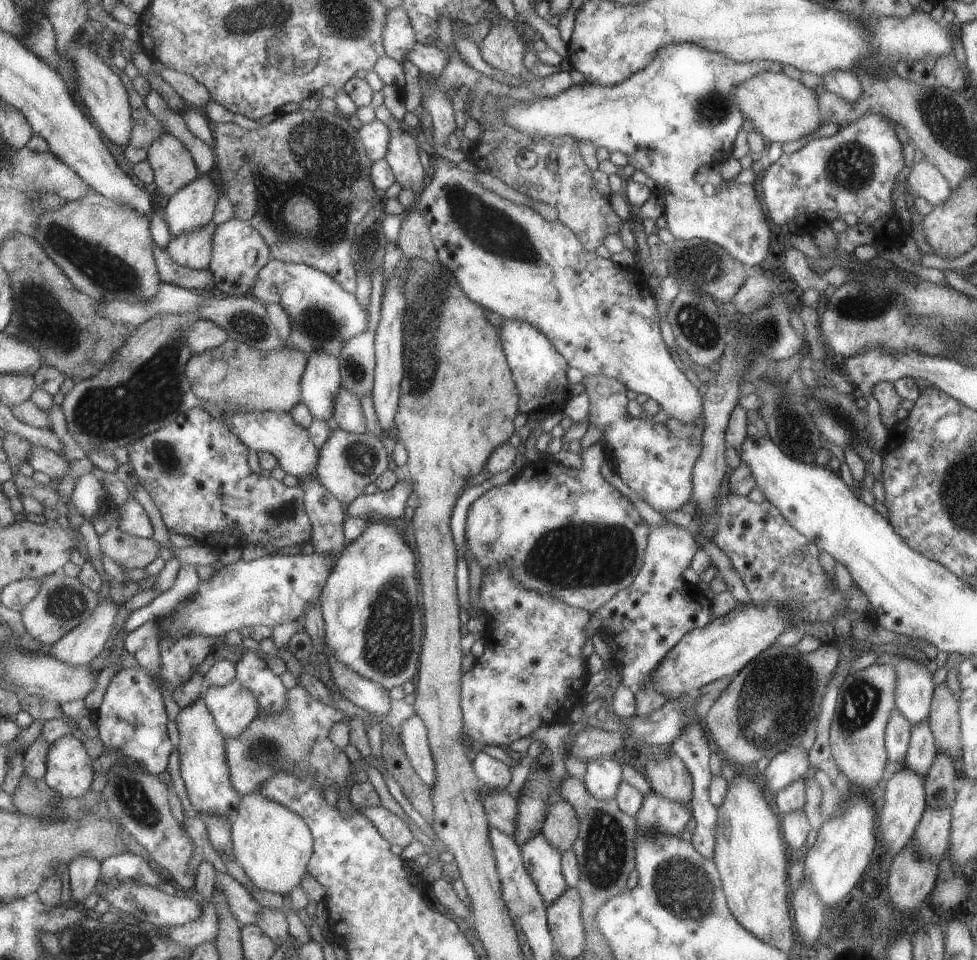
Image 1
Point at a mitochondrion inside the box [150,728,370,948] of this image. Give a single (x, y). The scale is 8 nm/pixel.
(259, 750)

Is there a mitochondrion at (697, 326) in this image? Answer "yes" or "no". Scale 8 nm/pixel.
yes

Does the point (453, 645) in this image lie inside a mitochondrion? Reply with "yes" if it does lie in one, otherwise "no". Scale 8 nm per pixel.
no

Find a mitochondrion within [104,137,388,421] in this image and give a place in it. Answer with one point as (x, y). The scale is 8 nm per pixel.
(320, 326)

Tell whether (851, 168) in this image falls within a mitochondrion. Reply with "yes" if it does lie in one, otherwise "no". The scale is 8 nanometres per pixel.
yes

